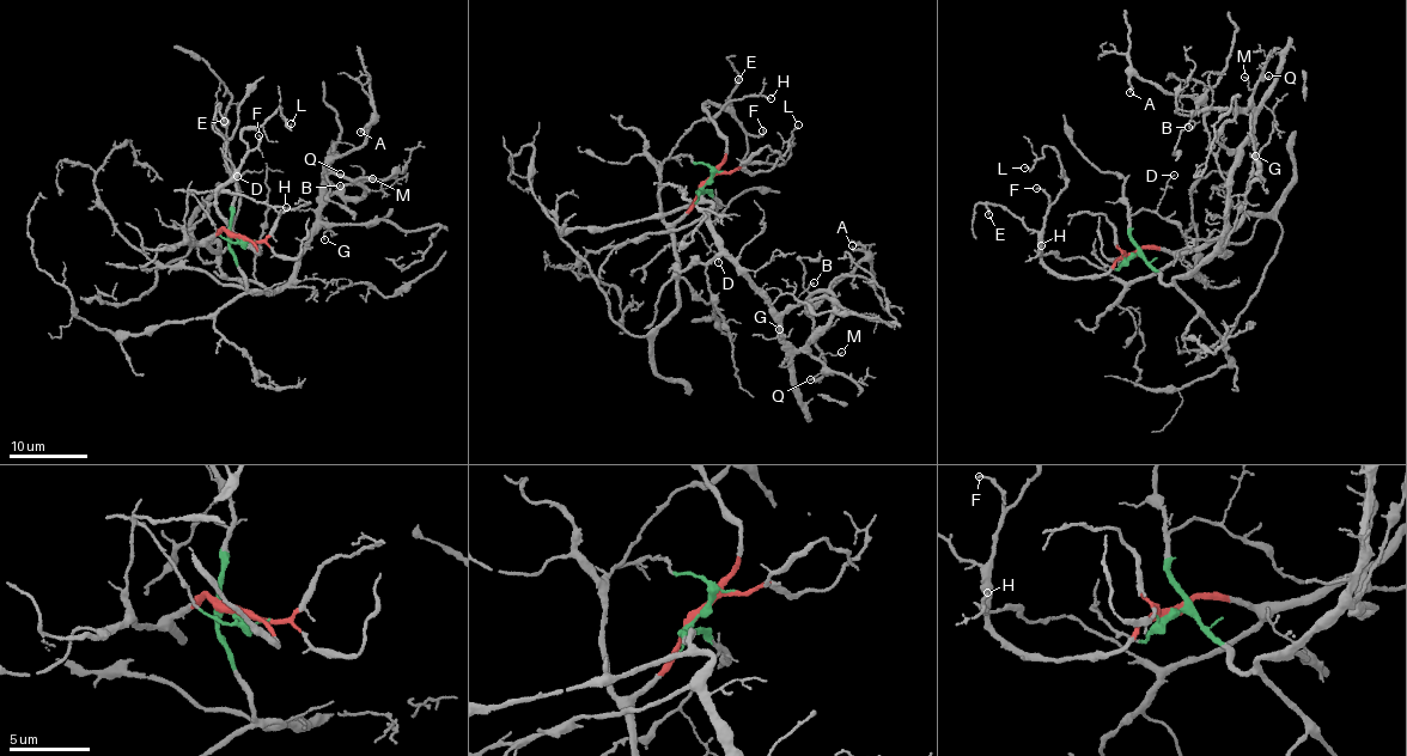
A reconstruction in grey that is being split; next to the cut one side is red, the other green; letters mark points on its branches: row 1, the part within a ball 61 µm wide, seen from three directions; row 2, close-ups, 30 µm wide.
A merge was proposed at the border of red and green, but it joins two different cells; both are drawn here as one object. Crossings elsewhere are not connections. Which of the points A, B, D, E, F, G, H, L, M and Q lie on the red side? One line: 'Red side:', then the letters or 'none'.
Red side: E, F, H, L

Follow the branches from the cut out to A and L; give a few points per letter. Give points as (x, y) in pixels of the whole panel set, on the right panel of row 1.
A: (1132, 255), (1167, 284), (1205, 264), (1223, 229), (1253, 109), (1192, 114), (1192, 96), (1134, 75), (1130, 92)
L: (1132, 255), (1103, 275), (1077, 279), (1046, 266), (1039, 245), (1066, 180), (1048, 147), (1034, 168), (1024, 166)

